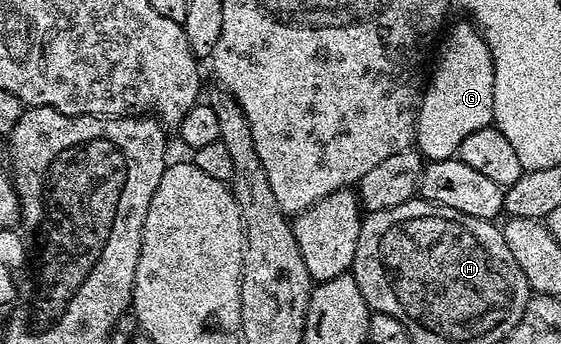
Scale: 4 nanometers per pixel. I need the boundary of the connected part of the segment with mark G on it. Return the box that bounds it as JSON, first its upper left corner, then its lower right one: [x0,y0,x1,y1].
[416,21,494,160]

